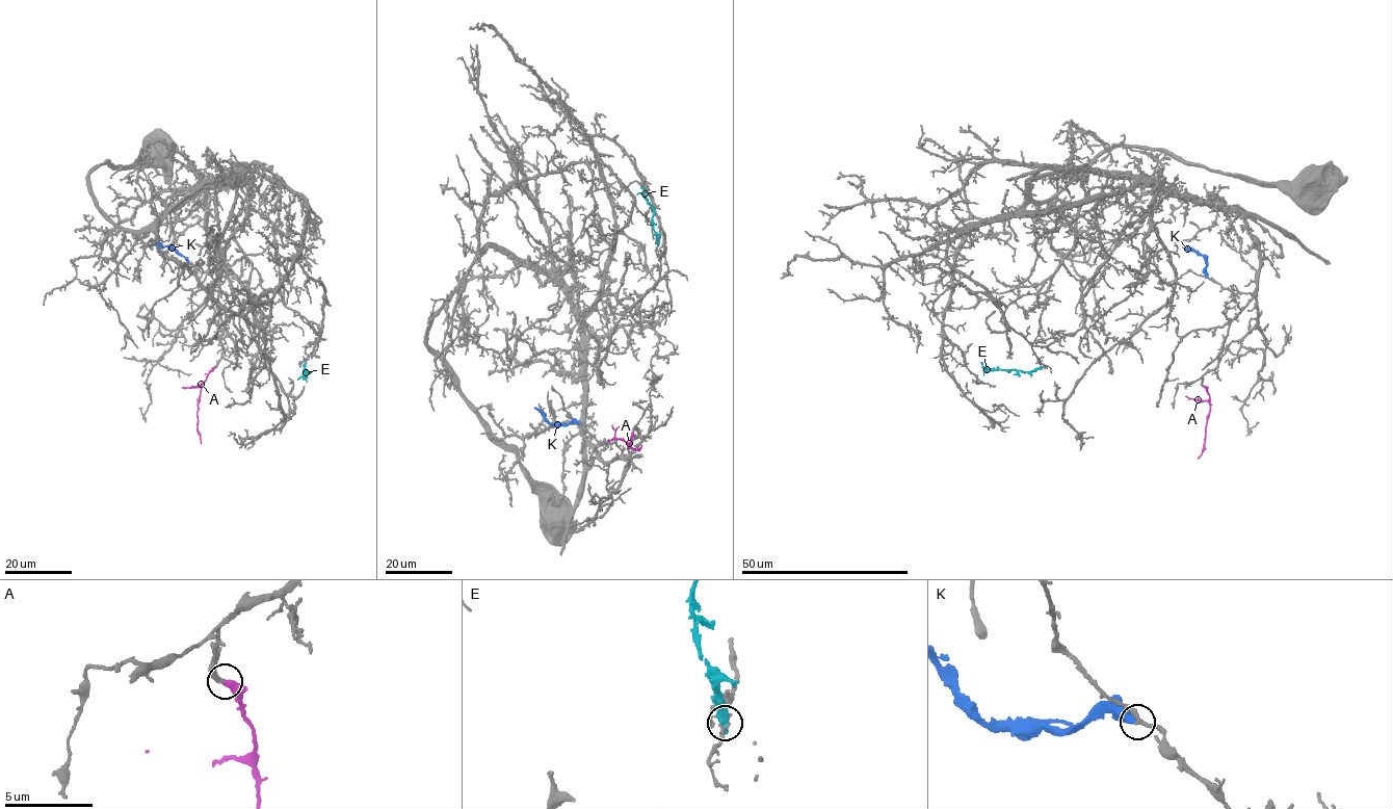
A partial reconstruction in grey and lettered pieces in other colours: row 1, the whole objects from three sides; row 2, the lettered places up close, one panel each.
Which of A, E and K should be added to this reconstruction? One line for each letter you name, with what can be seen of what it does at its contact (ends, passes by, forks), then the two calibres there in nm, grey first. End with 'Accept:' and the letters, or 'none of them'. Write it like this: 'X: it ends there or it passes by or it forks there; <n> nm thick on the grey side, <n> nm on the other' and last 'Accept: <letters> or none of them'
A: it ends there; 340 nm thick on the grey side, 480 nm on the other
Accept: A

